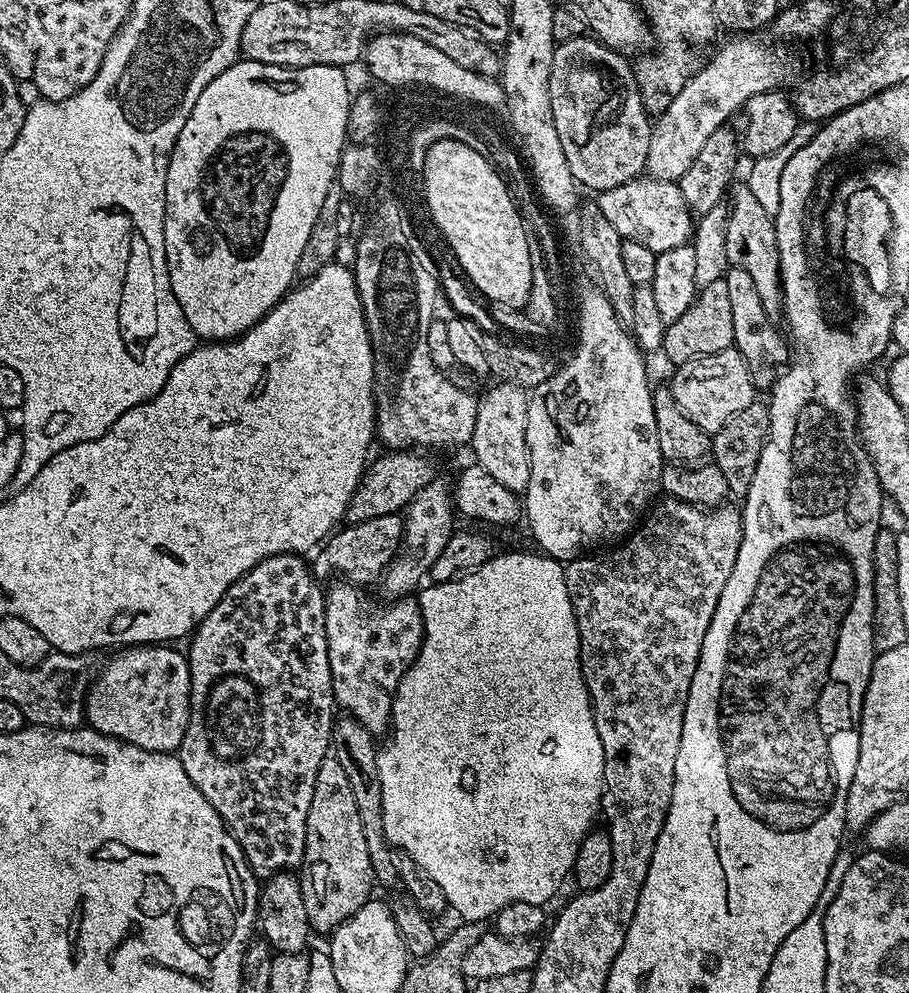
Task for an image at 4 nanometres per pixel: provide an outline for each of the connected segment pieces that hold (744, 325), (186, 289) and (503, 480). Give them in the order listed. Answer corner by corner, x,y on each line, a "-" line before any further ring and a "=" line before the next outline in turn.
732,266
727,271
729,271
728,276
725,275
723,281
726,286
726,294
730,294
730,318
734,322
733,345
742,354
753,385
760,390
771,389
785,363
785,337
783,335
780,337
772,329
772,324
768,321
767,314
764,313
764,304
760,301
763,300
762,294
757,291
748,272
742,266
=
240,58
222,74
218,74
218,78
211,80
206,90
202,90
202,94
198,94
198,102
194,102
194,110
190,110
190,118
186,118
186,126
182,126
182,134
178,134
172,156
168,159
164,195
164,257
168,263
174,298
178,298
178,306
182,306
182,314
186,314
186,322
190,322
193,332
201,341
223,342
242,336
279,300
283,300
293,287
292,279
297,279
298,276
298,258
302,258
302,250
306,250
306,238
310,238
310,230
314,230
314,222
318,222
318,214
322,210
322,202
326,202
326,194
337,183
340,158
345,151
350,91
348,92
348,80
344,75
345,69
329,64
283,68
277,64
263,64
=
503,382
493,383
493,388
479,399
476,406
474,434
470,449
475,463
494,480
500,482
506,490
523,494
530,482
530,458
526,442
526,414
528,413
528,396
524,388

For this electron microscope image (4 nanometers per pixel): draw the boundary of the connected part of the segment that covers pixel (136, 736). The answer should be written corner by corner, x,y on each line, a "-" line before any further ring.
128,646
117,651
104,669
95,673
88,698
84,702
87,723
97,732
125,740
151,752
175,753
186,734
190,705
188,695
192,693
188,657
183,651
175,652
172,646

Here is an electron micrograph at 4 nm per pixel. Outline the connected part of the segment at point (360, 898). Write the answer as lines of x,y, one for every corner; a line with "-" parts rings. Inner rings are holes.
329,754
324,757
322,766
318,766
318,778
314,778
314,798
310,798
310,810
306,818
306,842
304,843
304,858
302,867
298,872
300,881
300,889
302,890
302,898
306,902
306,914
308,915
308,927
313,933
324,932
331,934
338,925
346,918
350,918
358,909
366,903
373,895
374,889
374,873
370,866
370,854
366,850
366,837
362,835
362,818
358,818
358,805
354,802
354,794
350,791
350,778
346,778
346,770
342,770
342,766
336,761
335,756

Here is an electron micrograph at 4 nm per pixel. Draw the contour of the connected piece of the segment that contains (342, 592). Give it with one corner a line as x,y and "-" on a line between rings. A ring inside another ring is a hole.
337,583
337,588
327,589
324,602
324,625
328,639
328,657
332,675
332,695
335,703
340,704
361,724
361,729
377,734
389,727
392,718
392,697
404,676
404,671
420,653
420,644
424,640
424,623
420,617
420,605
415,599
401,598
391,601
389,608
380,608
374,613
368,609
359,587

